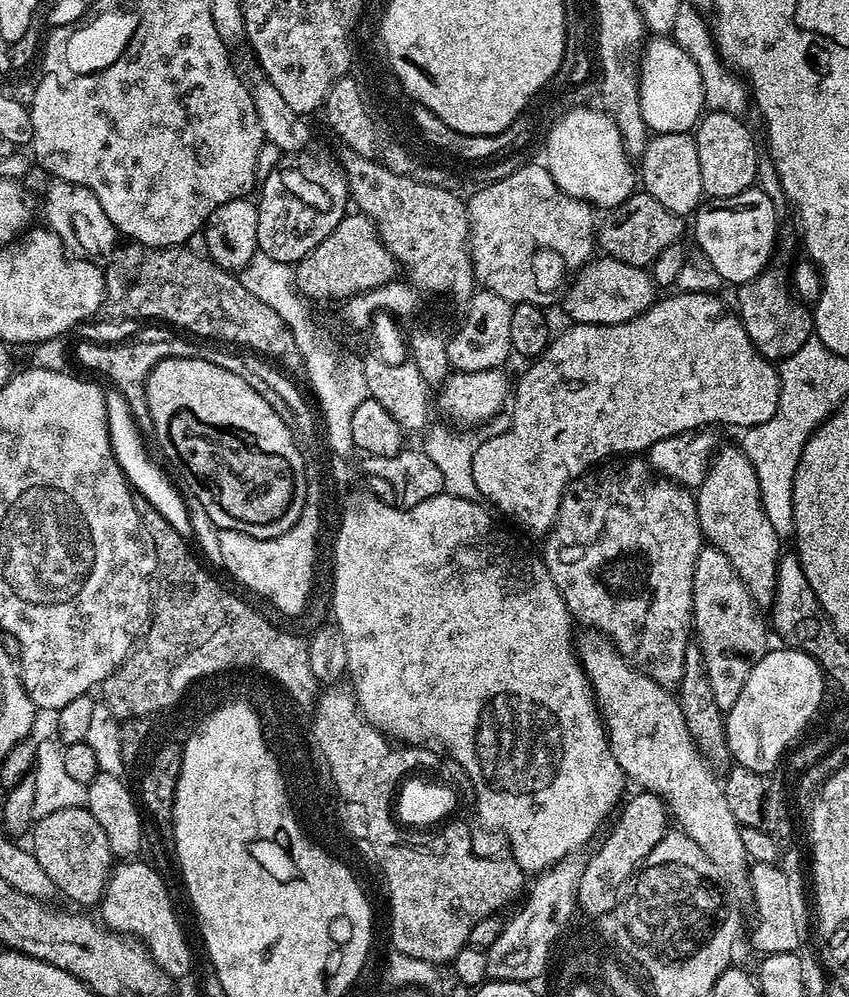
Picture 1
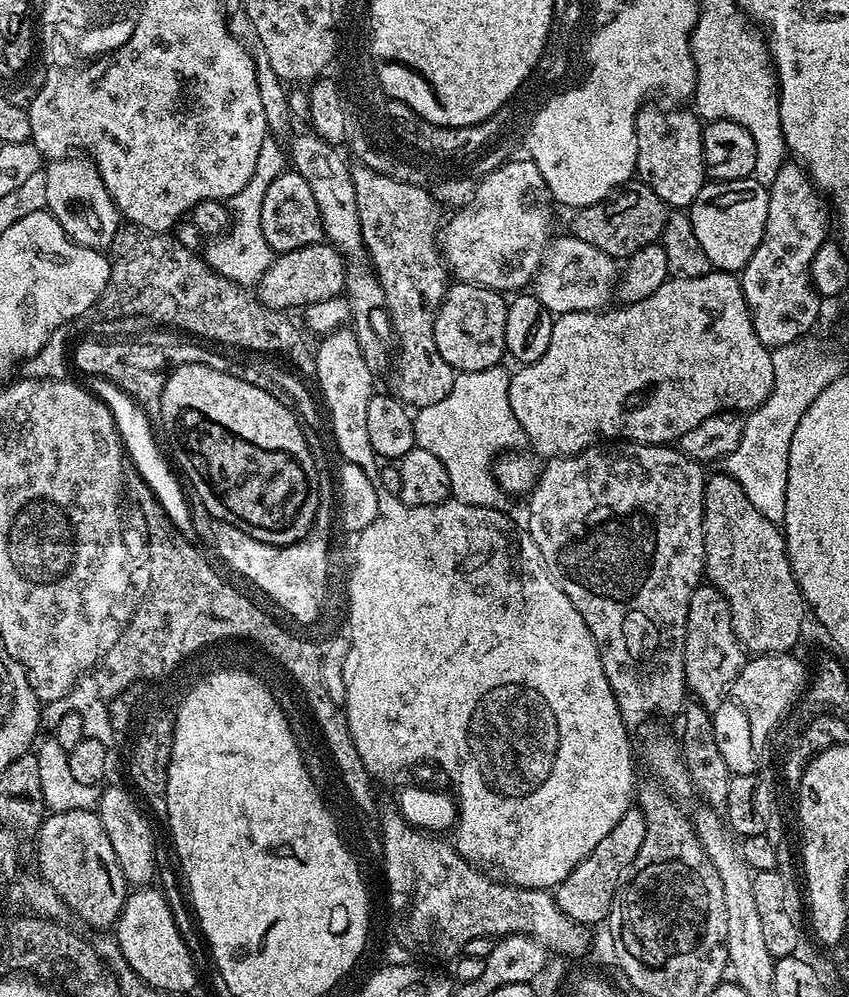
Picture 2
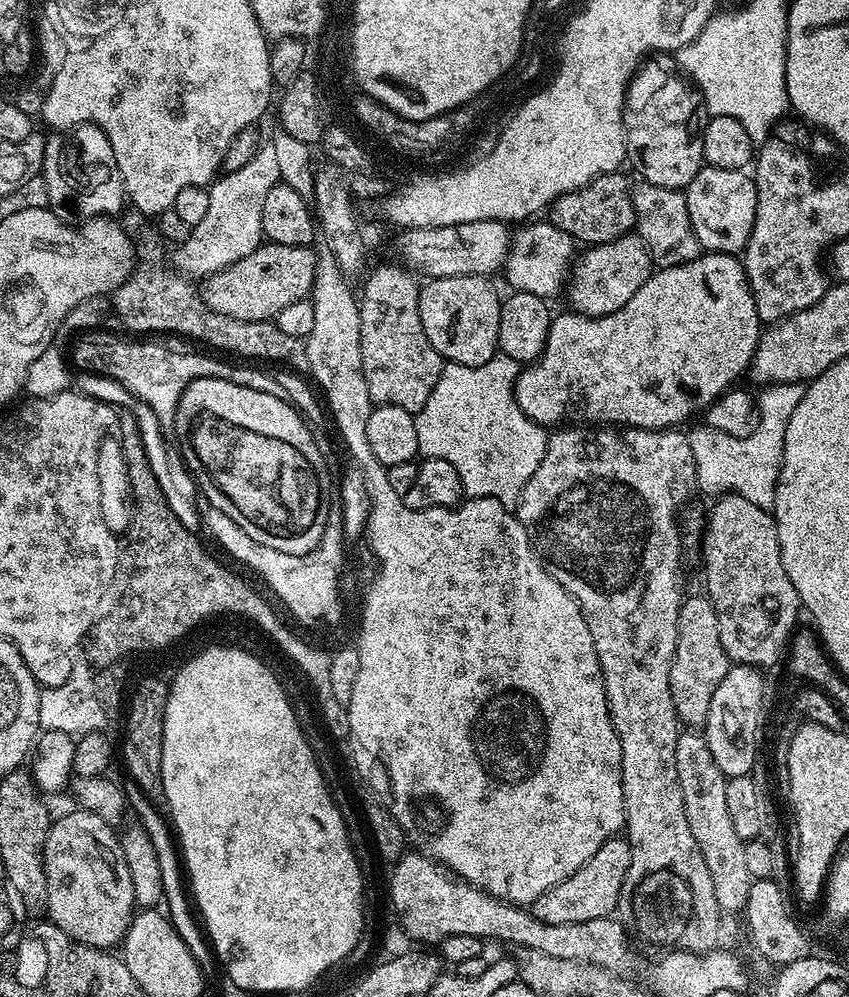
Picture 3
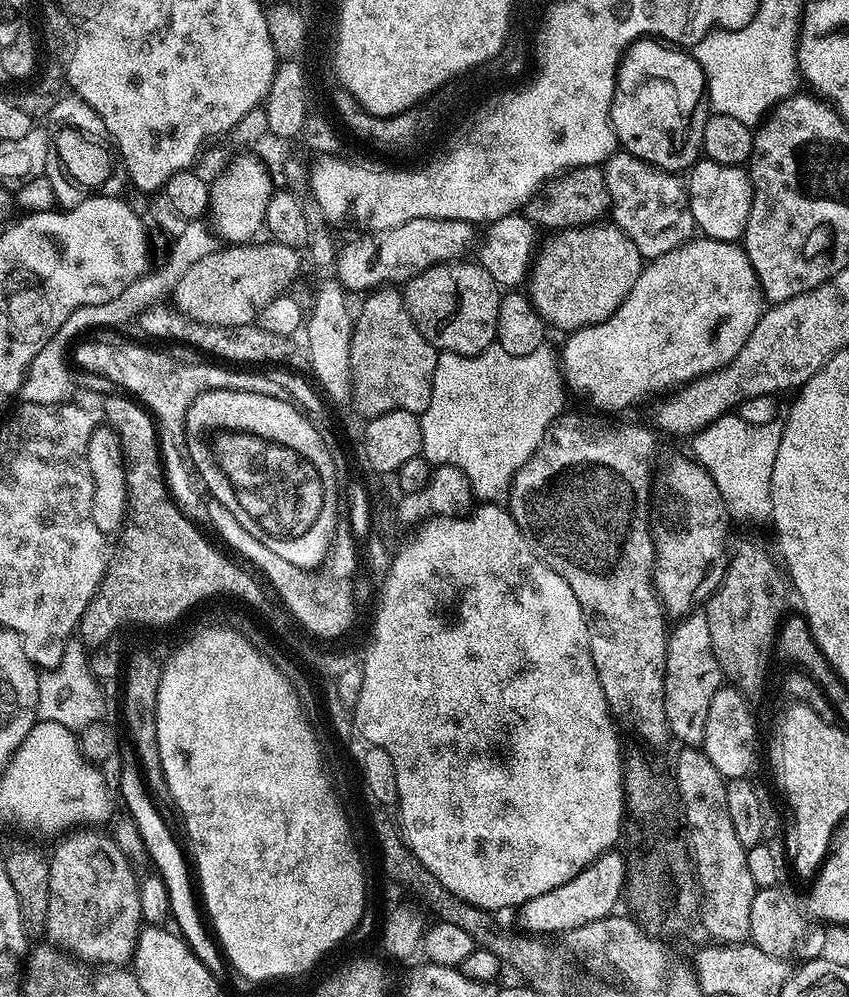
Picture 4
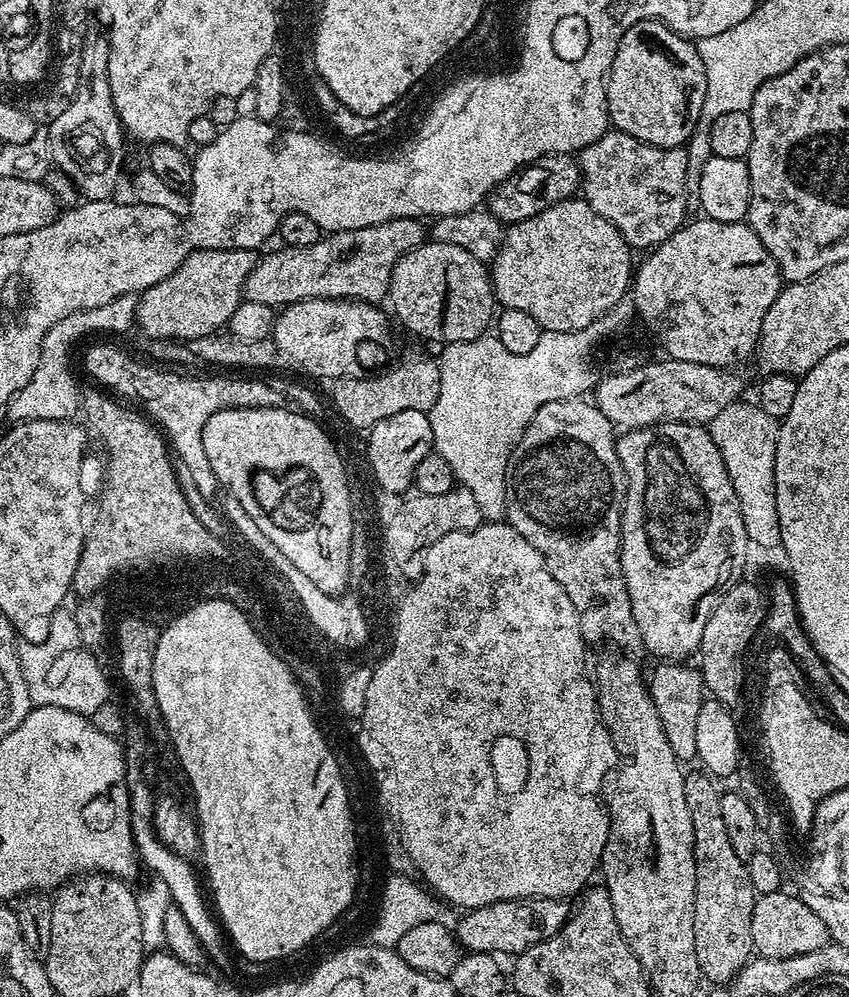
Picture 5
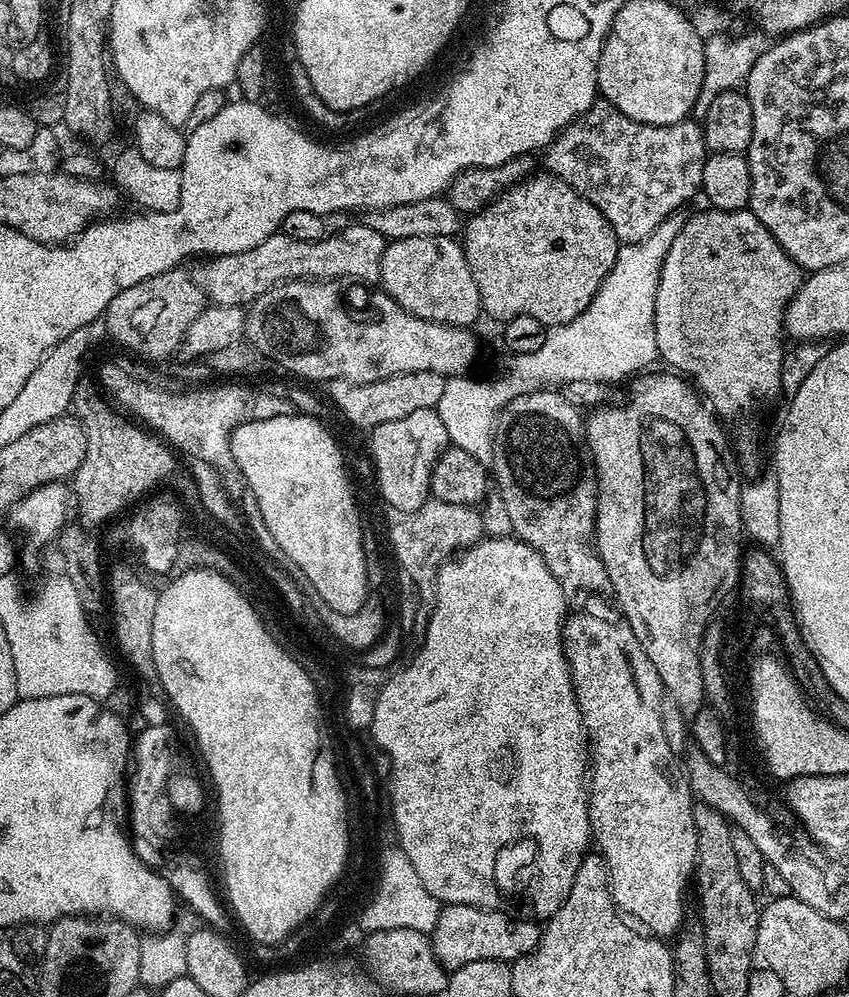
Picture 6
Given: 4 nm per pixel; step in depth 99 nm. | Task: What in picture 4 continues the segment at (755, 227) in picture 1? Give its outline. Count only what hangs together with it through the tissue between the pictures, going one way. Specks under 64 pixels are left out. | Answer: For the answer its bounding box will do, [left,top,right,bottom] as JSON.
[686,158,752,241]

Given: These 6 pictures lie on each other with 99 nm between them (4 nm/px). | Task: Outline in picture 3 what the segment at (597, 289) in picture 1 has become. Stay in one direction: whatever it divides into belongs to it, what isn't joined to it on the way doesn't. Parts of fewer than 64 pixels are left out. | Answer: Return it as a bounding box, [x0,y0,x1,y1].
[502,219,578,298]

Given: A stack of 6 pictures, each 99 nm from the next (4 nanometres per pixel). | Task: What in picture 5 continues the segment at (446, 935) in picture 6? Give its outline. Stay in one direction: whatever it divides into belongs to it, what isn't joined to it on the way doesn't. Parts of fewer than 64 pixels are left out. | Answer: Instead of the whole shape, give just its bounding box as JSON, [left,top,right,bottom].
[454,900,570,958]

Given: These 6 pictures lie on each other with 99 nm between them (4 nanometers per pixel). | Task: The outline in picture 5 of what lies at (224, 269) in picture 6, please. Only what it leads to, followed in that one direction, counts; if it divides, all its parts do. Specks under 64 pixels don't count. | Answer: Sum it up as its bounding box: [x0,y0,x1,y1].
[244,218,426,309]

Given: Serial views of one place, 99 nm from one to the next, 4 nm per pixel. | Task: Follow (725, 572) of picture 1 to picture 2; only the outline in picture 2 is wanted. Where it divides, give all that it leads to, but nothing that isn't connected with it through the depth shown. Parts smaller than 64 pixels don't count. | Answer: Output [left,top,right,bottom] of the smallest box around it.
[684,582,746,710]

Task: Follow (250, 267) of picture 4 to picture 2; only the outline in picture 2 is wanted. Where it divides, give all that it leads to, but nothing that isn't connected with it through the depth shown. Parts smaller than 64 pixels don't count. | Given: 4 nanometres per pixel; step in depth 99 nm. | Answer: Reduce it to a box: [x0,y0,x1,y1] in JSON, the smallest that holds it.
[254,242,345,310]

